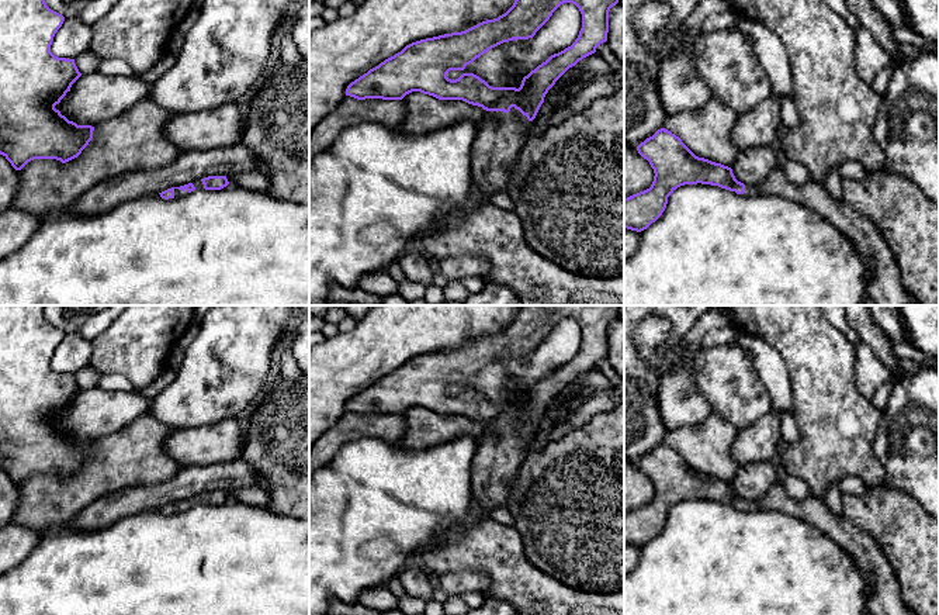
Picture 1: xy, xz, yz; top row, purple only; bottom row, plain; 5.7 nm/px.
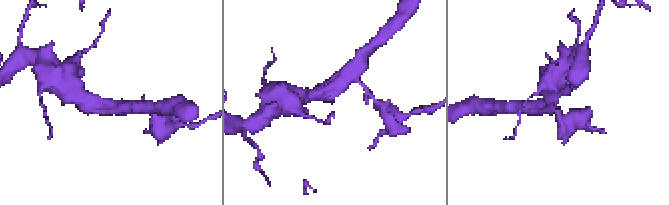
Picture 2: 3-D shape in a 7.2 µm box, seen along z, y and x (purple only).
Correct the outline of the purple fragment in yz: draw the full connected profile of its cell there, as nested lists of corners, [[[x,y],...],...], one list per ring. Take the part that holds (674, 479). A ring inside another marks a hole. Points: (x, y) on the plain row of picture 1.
[[[661,443],[637,462],[654,484],[649,504],[624,514],[624,543],[641,547],[666,524],[668,512],[685,500],[711,500],[745,511],[777,511],[793,515],[835,540],[873,577],[867,587],[866,615],[914,615],[904,604],[898,577],[881,547],[843,515],[835,515],[824,500],[808,494],[804,500],[787,495],[775,484],[758,500],[738,497],[732,484],[696,471],[679,452]]]

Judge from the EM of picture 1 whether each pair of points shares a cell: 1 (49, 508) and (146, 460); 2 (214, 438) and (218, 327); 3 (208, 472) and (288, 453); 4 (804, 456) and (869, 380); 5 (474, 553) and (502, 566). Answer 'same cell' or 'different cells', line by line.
1: same cell
2: different cells
3: different cells
4: different cells
5: same cell

